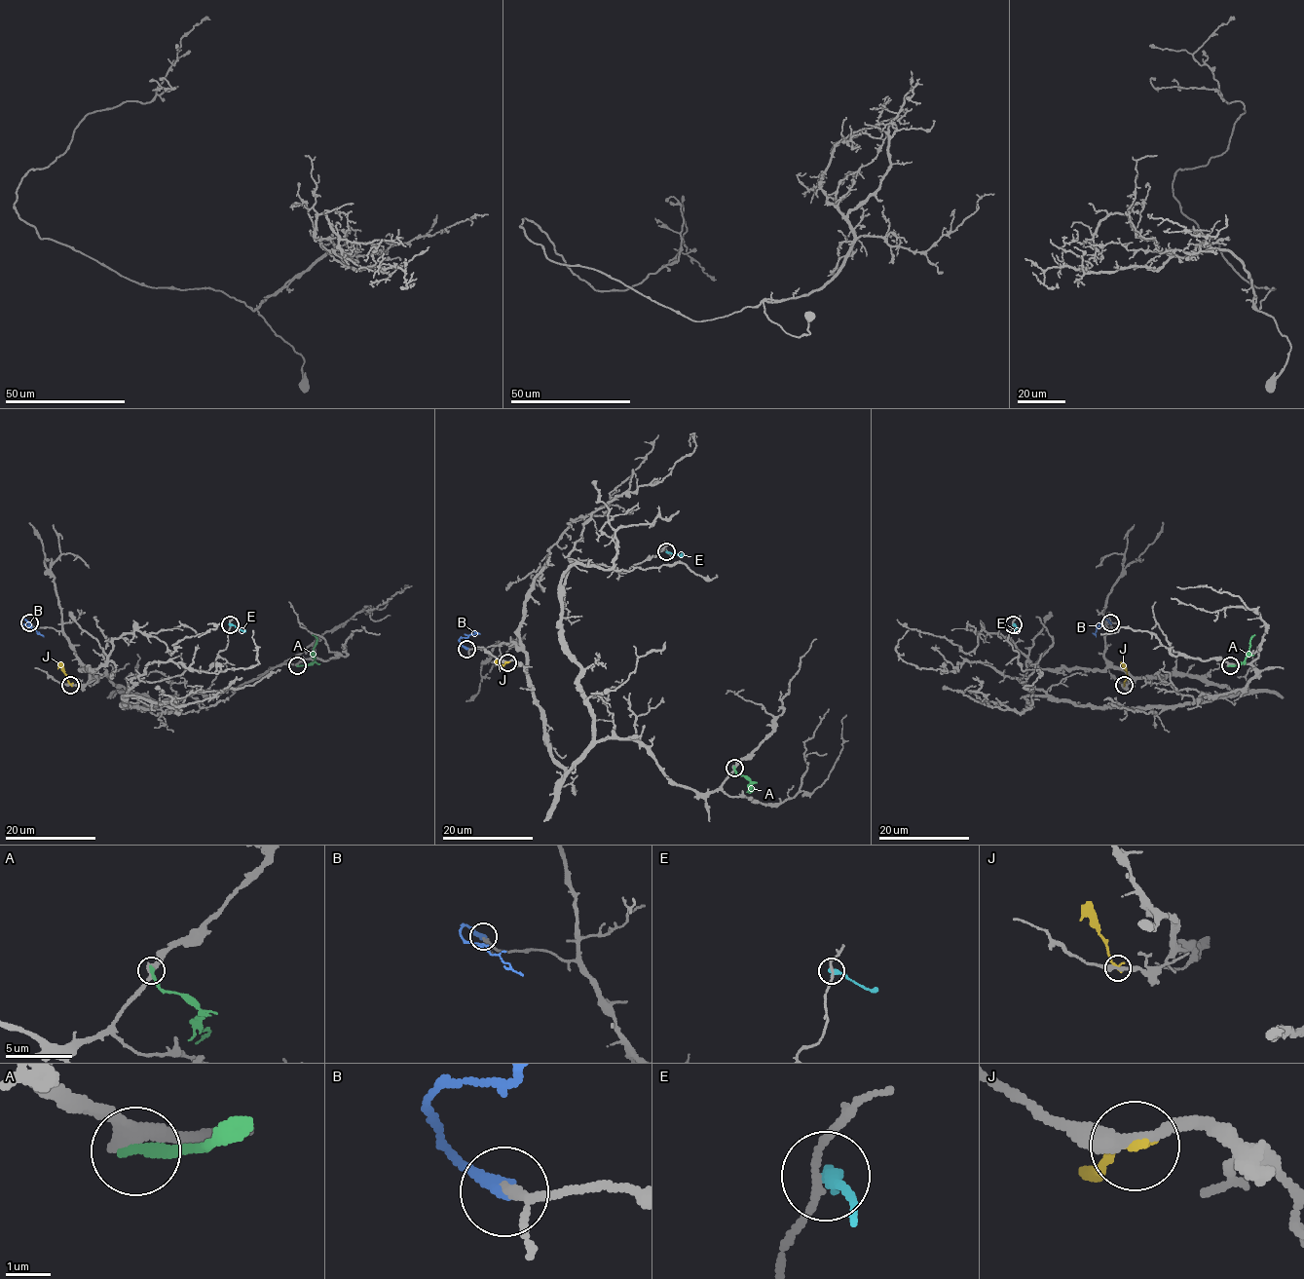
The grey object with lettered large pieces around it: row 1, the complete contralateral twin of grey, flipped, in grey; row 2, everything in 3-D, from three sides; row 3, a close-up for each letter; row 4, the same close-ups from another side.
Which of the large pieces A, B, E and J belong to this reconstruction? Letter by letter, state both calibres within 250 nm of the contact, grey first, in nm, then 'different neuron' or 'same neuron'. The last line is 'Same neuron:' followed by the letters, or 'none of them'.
A: calibres 360 and 260 nm; different neuron
B: calibres 160 and 320 nm; same neuron
E: calibres 160 and 320 nm; different neuron
J: calibres 300 and 200 nm; different neuron
Same neuron: B

